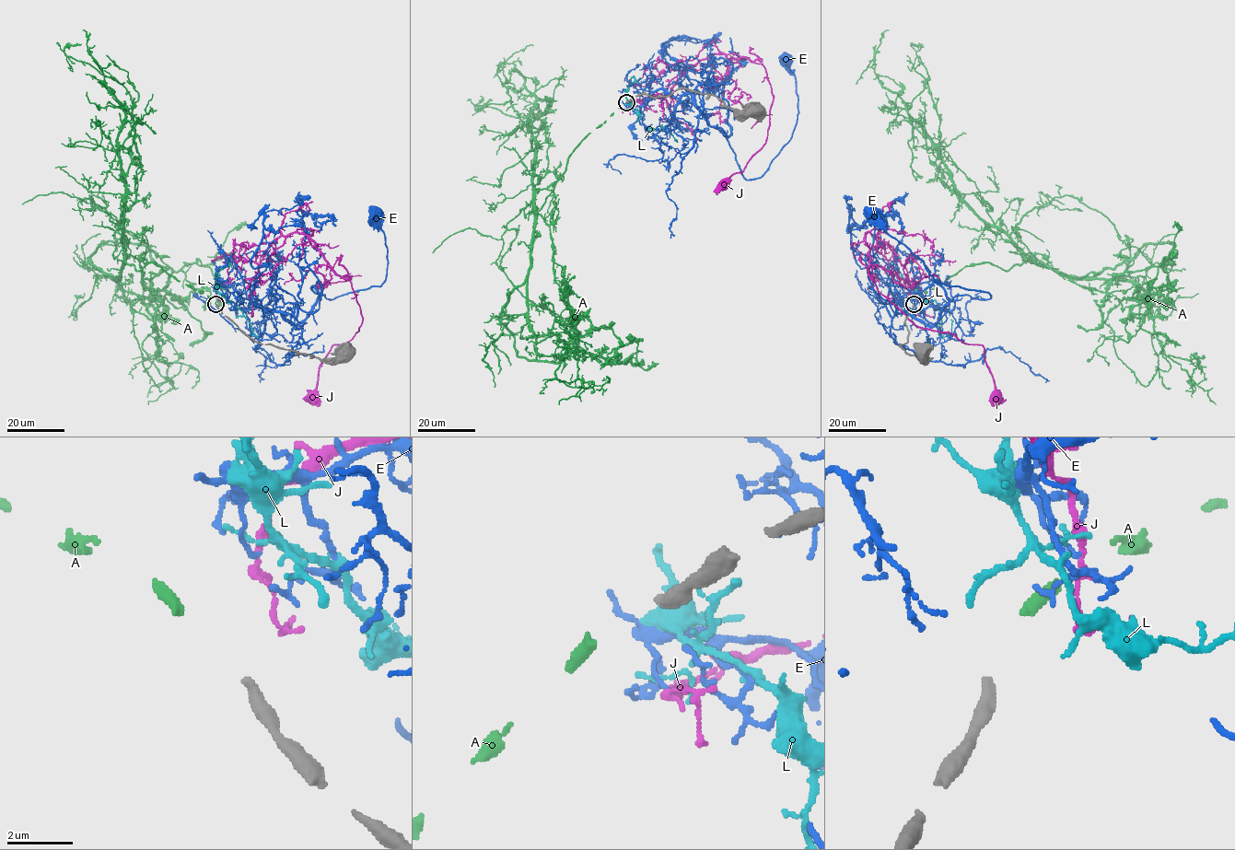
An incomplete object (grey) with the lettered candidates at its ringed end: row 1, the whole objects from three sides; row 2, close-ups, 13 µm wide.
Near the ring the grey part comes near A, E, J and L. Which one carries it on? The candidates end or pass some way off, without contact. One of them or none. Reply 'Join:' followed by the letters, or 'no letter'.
Join: A

